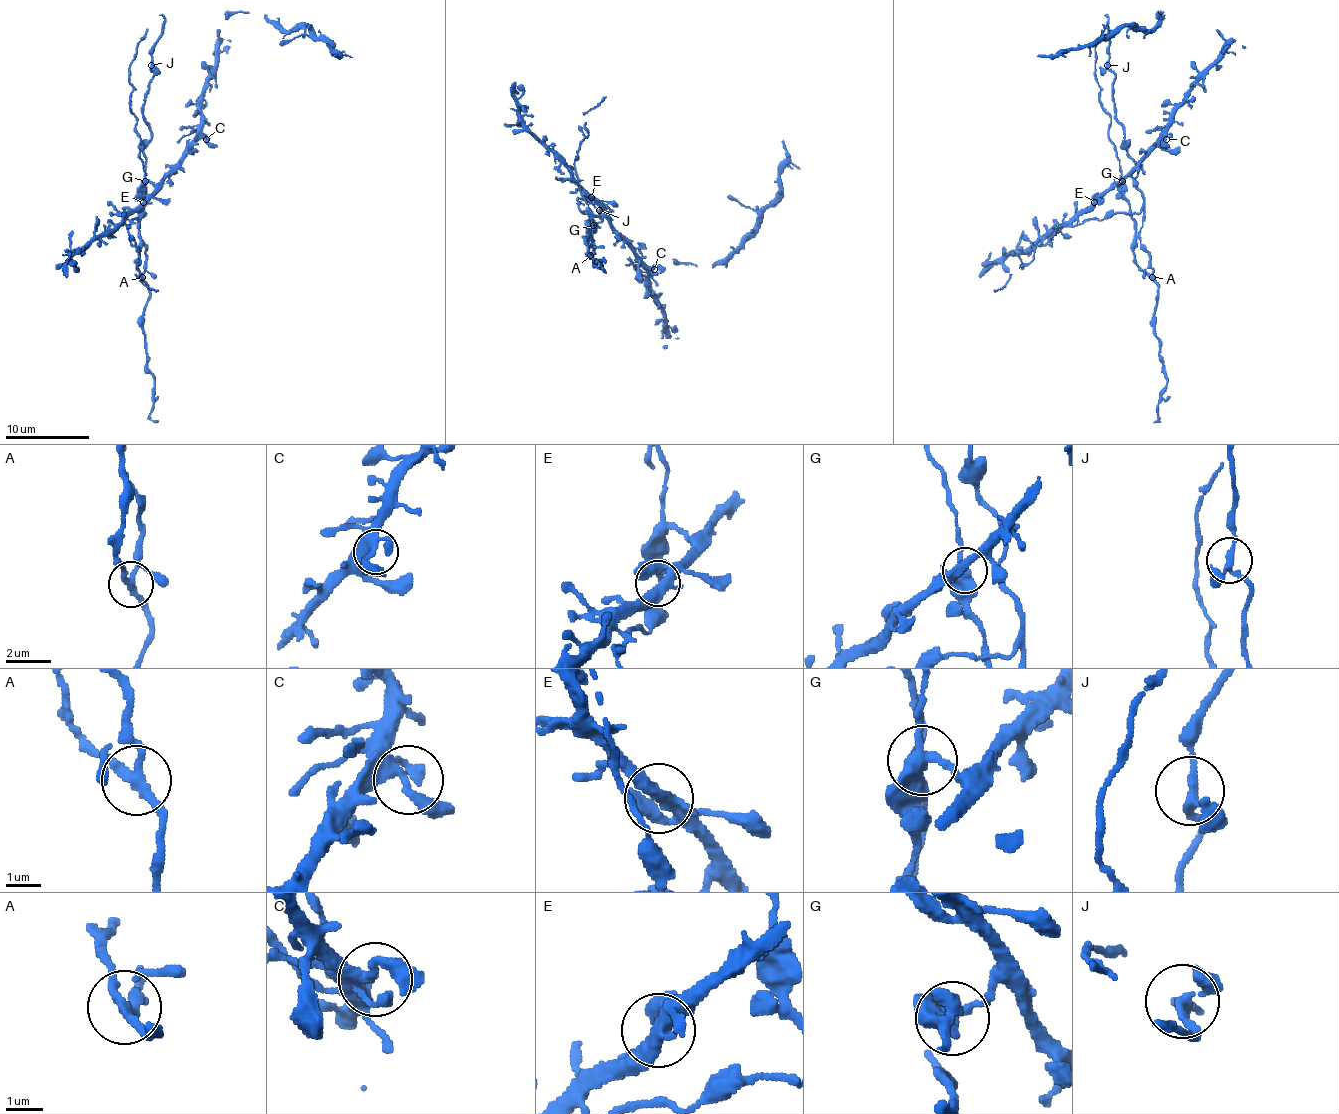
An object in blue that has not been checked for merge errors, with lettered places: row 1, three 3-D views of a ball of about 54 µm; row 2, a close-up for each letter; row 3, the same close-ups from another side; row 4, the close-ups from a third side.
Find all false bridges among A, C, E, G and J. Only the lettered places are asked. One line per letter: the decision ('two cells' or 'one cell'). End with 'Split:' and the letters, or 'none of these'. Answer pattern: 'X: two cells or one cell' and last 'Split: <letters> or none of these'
A: two cells
C: one cell
E: one cell
G: two cells
J: one cell
Split: A, G

